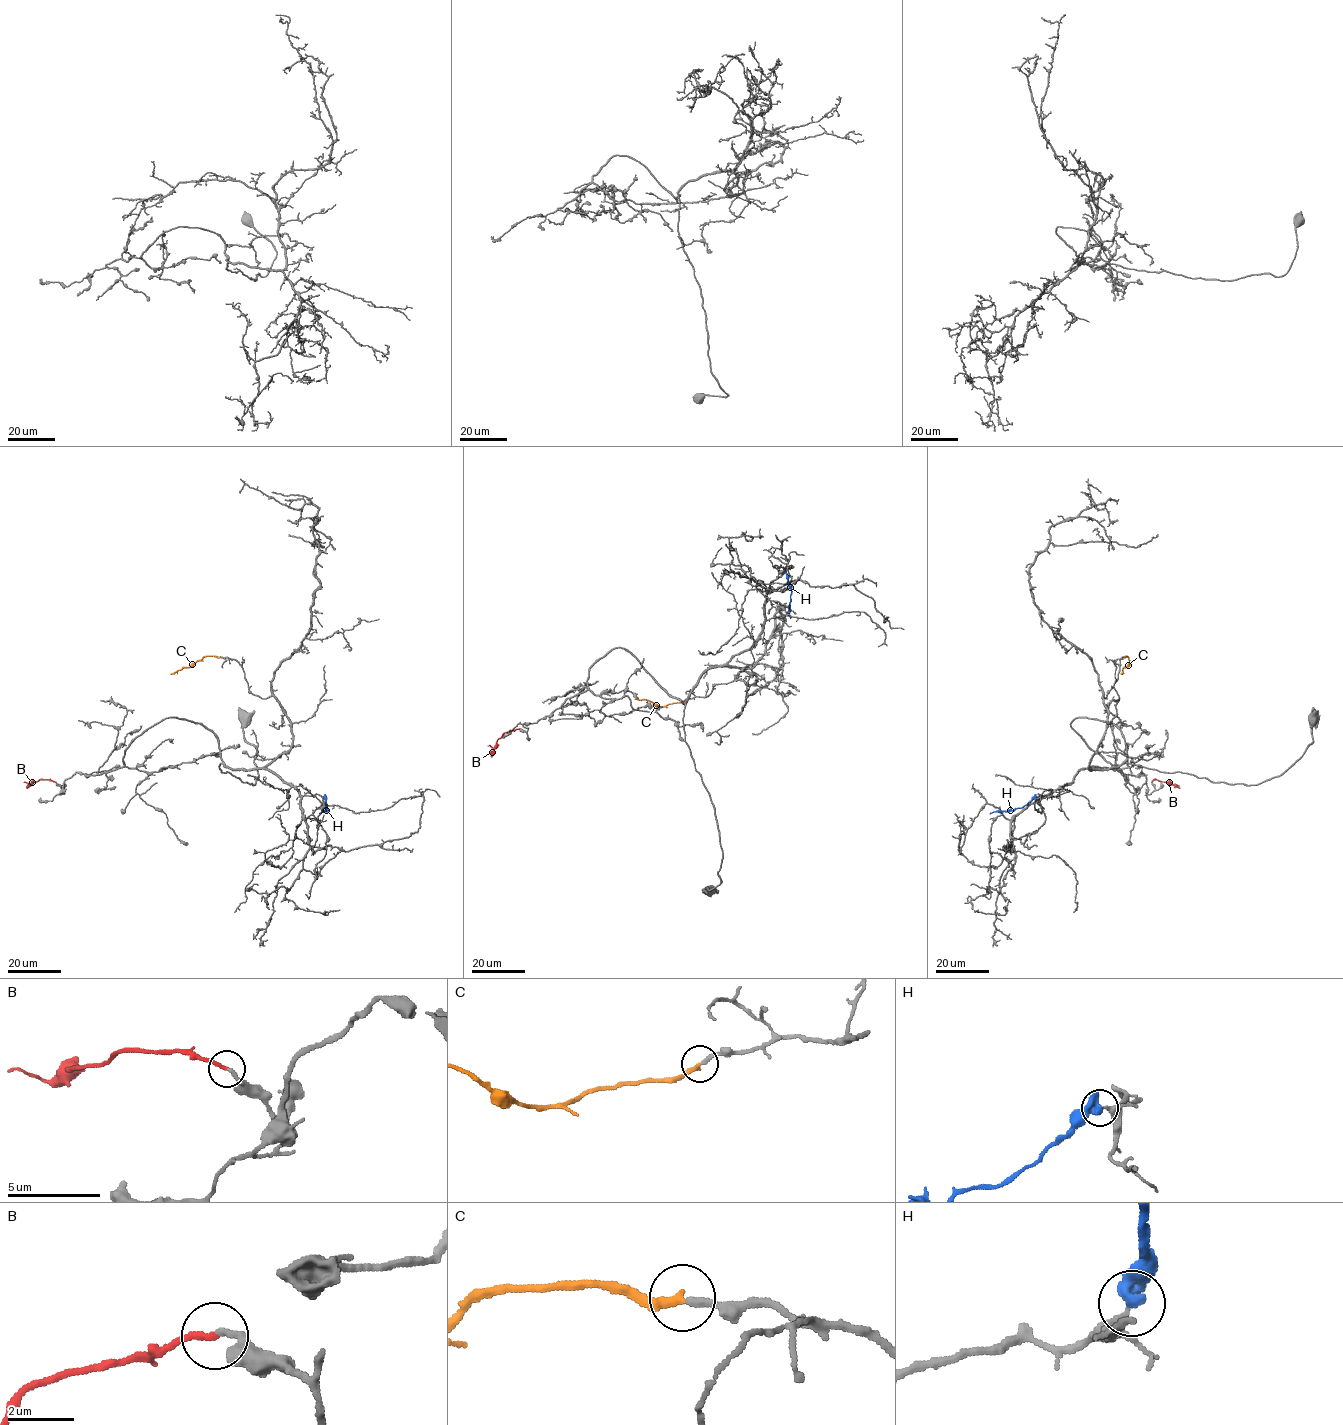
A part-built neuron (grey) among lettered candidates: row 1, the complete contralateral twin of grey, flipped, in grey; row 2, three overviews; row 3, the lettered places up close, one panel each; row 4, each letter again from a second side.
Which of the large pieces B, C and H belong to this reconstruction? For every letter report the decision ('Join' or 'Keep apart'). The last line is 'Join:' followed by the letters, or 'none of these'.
B: Join
C: Join
H: Keep apart
Join: B, C

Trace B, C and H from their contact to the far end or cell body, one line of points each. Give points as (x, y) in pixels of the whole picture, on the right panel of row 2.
B: (1152, 782), (1156, 779), (1180, 788)
C: (1123, 656), (1126, 656), (1129, 663), (1123, 668), (1122, 674)
H: (1035, 797), (1021, 807), (989, 813)

